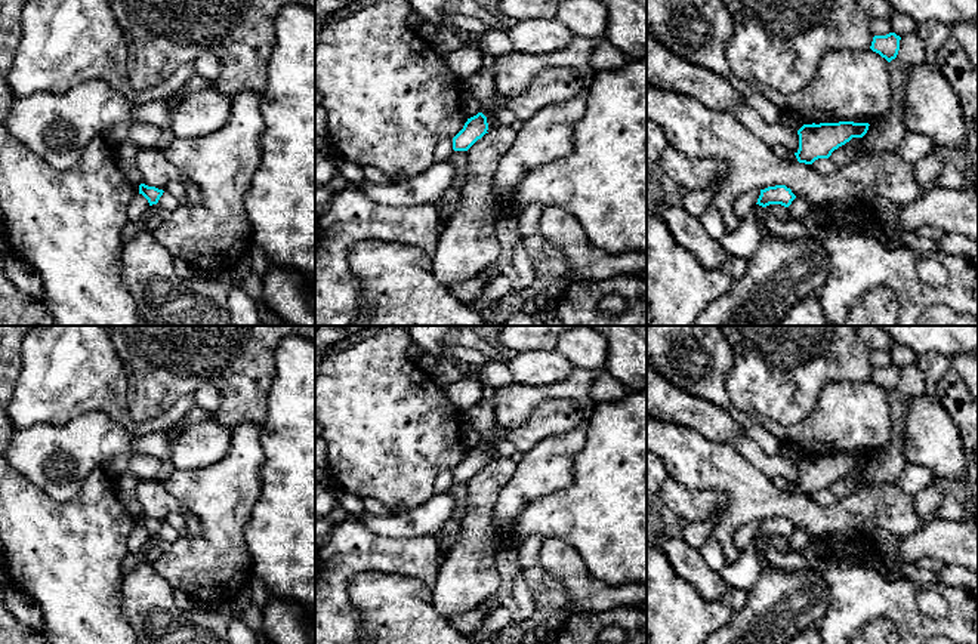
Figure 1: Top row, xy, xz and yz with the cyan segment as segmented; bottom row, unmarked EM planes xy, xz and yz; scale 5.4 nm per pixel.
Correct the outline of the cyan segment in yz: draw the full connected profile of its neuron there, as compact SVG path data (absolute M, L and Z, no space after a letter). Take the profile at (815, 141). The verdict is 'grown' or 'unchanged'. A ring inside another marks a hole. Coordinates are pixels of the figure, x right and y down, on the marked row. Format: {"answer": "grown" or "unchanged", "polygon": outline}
{"answer": "unchanged", "polygon": "M839 121L803 124L799 130L799 150L795 152L799 163L812 164L818 158L829 158L834 150L852 138L863 138L869 123Z"}

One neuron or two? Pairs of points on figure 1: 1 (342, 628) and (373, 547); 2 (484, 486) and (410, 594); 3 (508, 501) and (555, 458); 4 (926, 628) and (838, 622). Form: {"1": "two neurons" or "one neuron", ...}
{"1": "one neuron", "2": "two neurons", "3": "one neuron", "4": "one neuron"}

